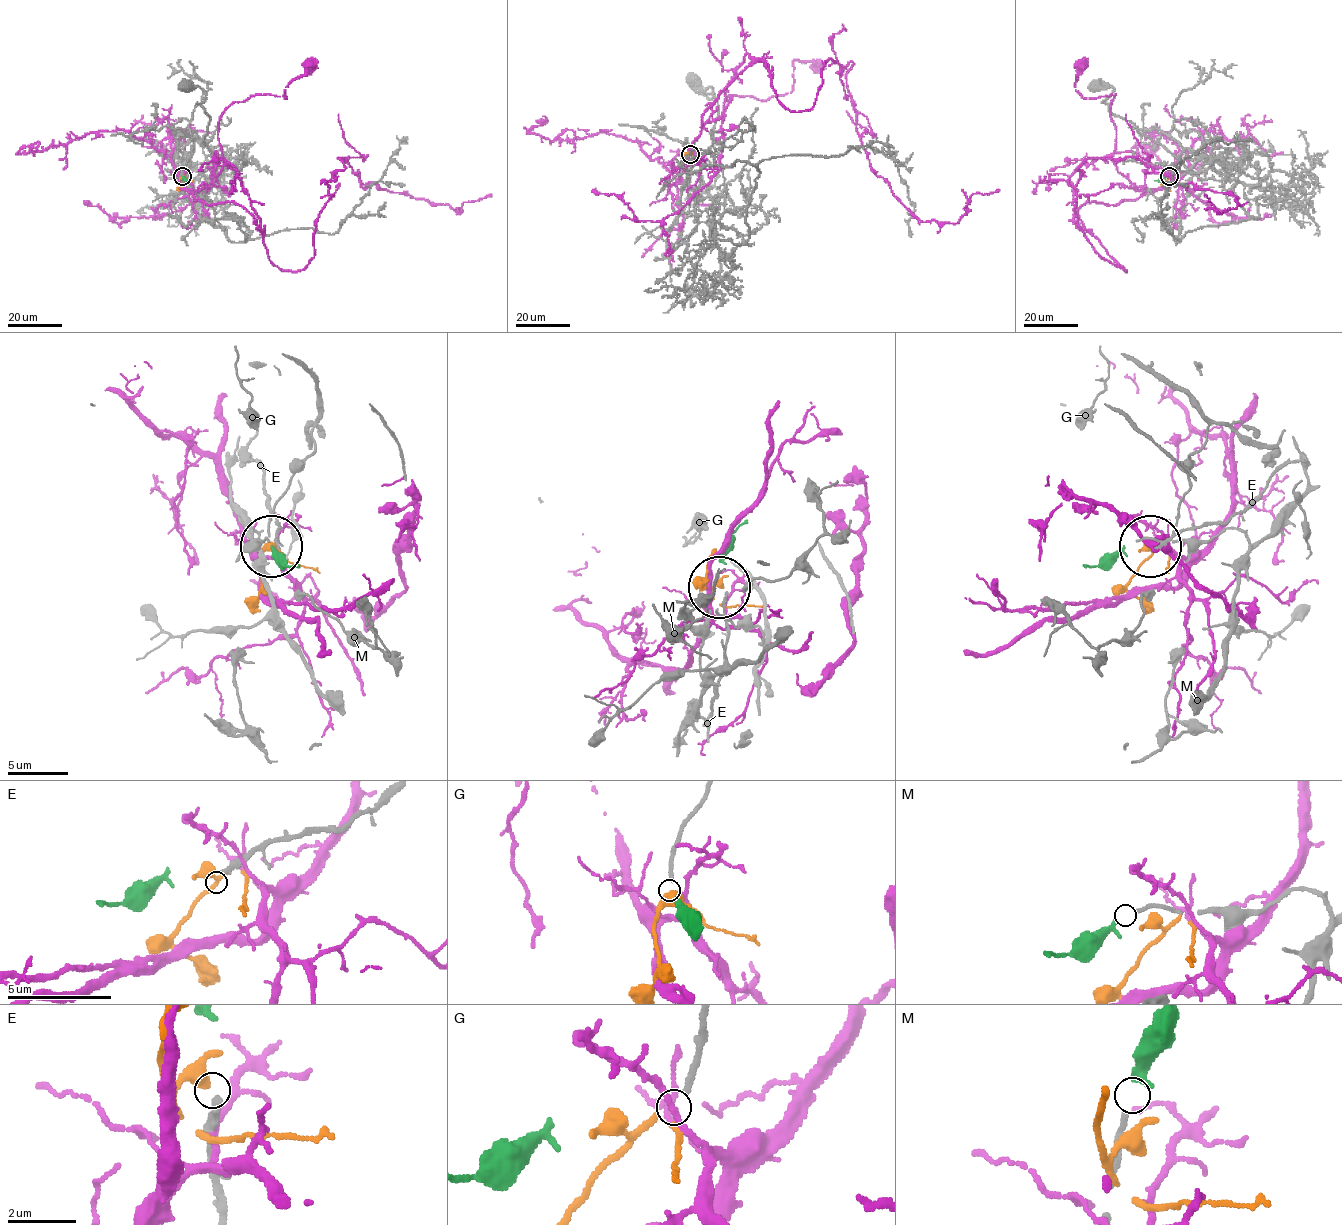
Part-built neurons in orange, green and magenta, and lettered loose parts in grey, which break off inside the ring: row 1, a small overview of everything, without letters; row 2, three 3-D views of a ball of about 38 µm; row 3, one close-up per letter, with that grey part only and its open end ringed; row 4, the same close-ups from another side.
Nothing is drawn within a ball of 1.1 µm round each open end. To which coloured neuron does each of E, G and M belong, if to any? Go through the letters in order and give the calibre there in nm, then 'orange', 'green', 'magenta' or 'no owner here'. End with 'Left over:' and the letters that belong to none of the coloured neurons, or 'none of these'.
E: calibre 240 nm; no owner here
G: calibre 160 nm; orange
M: calibre 170 nm; green
Left over: E

